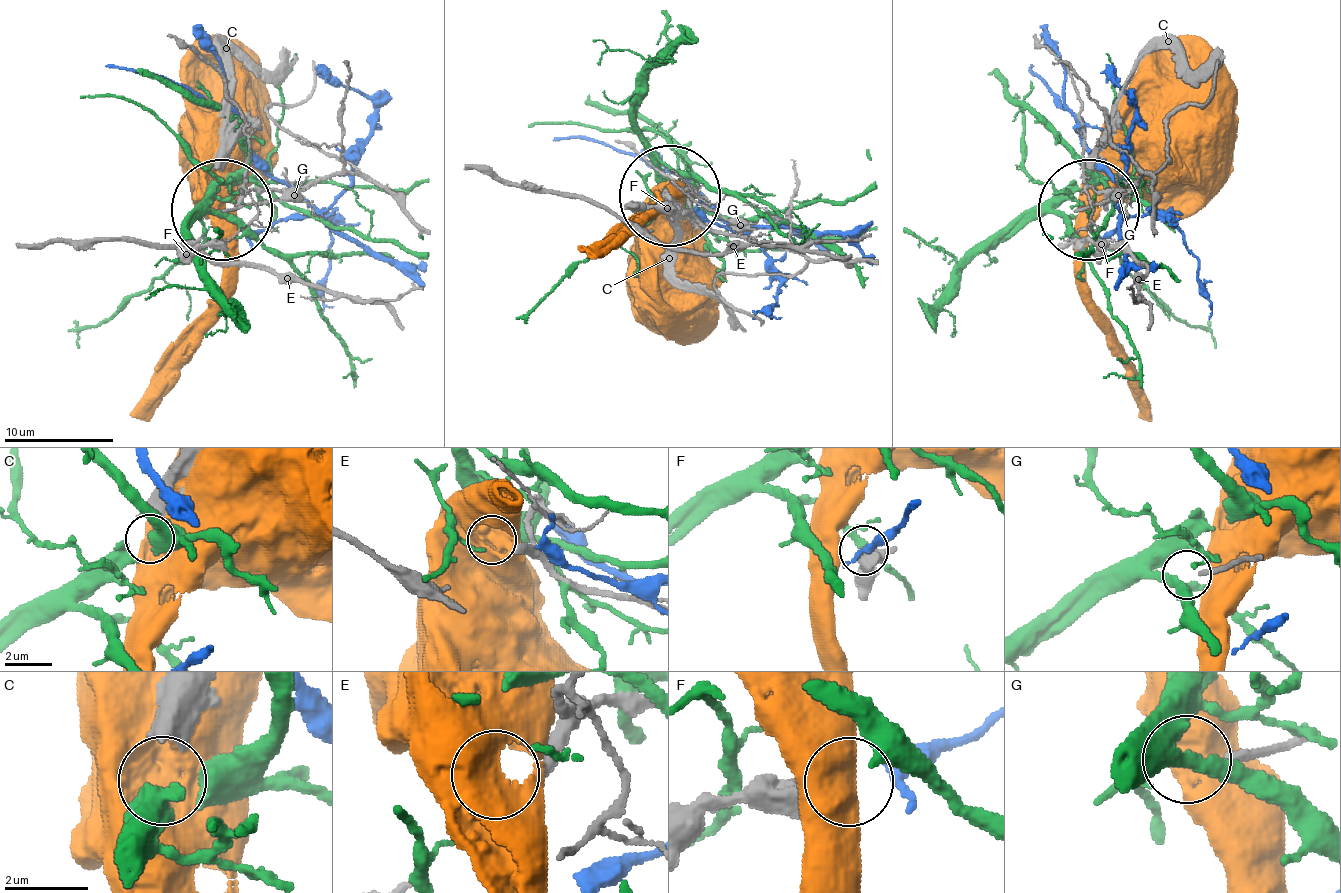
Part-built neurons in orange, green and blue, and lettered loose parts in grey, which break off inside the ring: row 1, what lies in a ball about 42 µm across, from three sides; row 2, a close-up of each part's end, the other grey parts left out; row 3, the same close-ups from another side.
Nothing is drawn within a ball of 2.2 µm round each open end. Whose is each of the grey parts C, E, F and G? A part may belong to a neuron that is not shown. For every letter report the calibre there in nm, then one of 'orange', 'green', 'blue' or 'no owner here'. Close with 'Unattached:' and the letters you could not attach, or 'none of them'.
C: 600 nm thick; green
E: 380 nm thick; no owner here
F: 600 nm thick; blue
G: 180 nm thick; no owner here
Unattached: E, G

